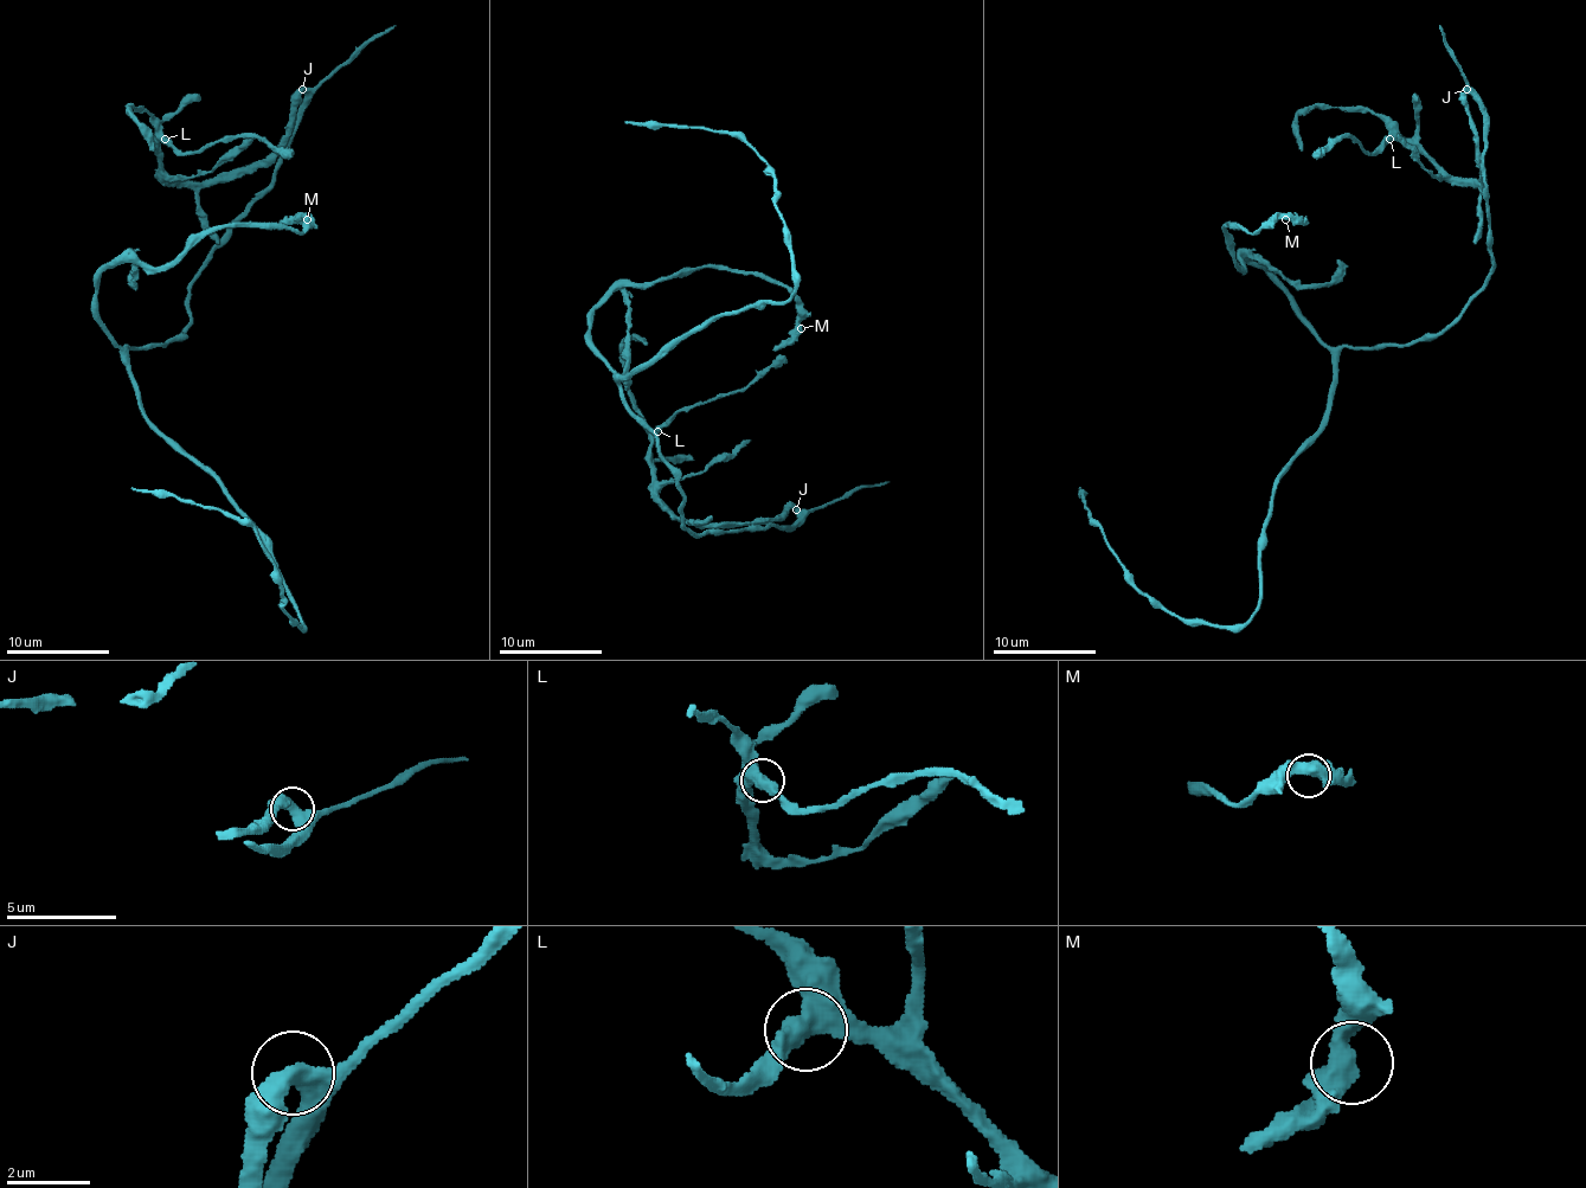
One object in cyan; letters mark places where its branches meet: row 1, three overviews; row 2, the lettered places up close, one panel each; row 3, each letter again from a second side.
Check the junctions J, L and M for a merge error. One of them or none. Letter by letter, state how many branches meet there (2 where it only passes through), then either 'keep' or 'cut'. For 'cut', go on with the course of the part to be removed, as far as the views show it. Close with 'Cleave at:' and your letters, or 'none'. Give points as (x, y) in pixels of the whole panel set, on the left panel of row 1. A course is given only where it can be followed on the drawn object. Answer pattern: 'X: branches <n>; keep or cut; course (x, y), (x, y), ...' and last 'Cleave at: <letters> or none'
J: branches 2; keep
L: branches 2; keep
M: branches 2; keep
Cleave at: none

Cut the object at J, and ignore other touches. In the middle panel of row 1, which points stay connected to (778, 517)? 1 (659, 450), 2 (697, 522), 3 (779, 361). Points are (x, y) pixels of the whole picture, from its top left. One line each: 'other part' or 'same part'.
1: other part
2: same part
3: same part

